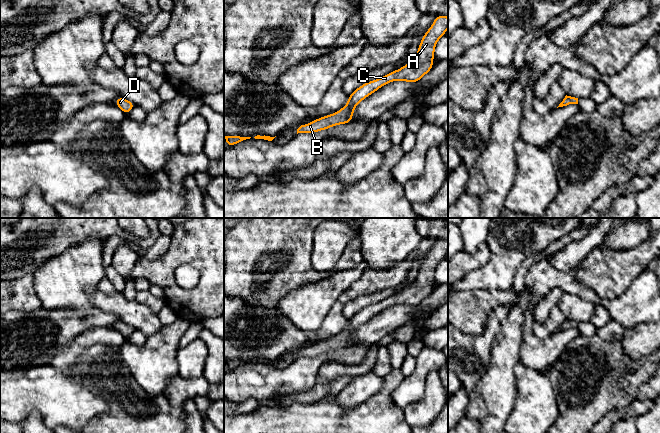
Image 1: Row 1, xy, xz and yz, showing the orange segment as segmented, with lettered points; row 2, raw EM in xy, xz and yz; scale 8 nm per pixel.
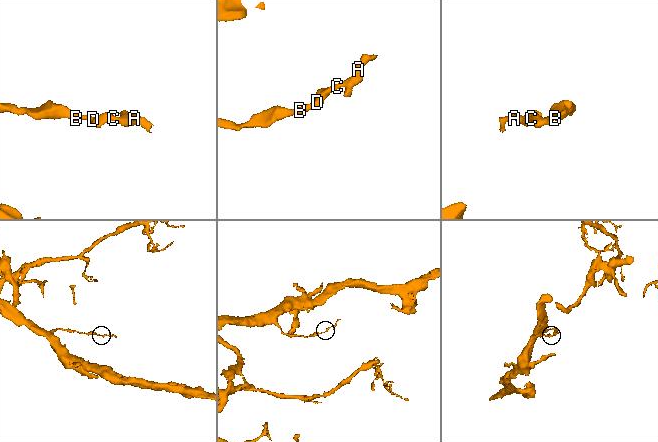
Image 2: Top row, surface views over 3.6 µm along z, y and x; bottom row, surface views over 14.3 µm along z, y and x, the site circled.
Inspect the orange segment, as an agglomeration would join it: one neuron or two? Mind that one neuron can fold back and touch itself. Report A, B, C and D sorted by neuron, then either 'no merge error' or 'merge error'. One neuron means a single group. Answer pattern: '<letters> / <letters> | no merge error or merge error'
A B C D | no merge error

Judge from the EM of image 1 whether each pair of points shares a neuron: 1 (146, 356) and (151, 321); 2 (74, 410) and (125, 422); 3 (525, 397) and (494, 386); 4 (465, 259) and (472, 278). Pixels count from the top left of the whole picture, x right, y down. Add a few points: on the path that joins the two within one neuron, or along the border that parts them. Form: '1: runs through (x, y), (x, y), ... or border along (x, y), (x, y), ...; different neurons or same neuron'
1: border along (165, 326), (147, 337); different neurons
2: border along (93, 392), (108, 404), (108, 409), (89, 422); different neurons
3: border along (514, 371), (516, 402), (508, 416); different neurons
4: border along (489, 258), (484, 265), (469, 271), (458, 280); different neurons

